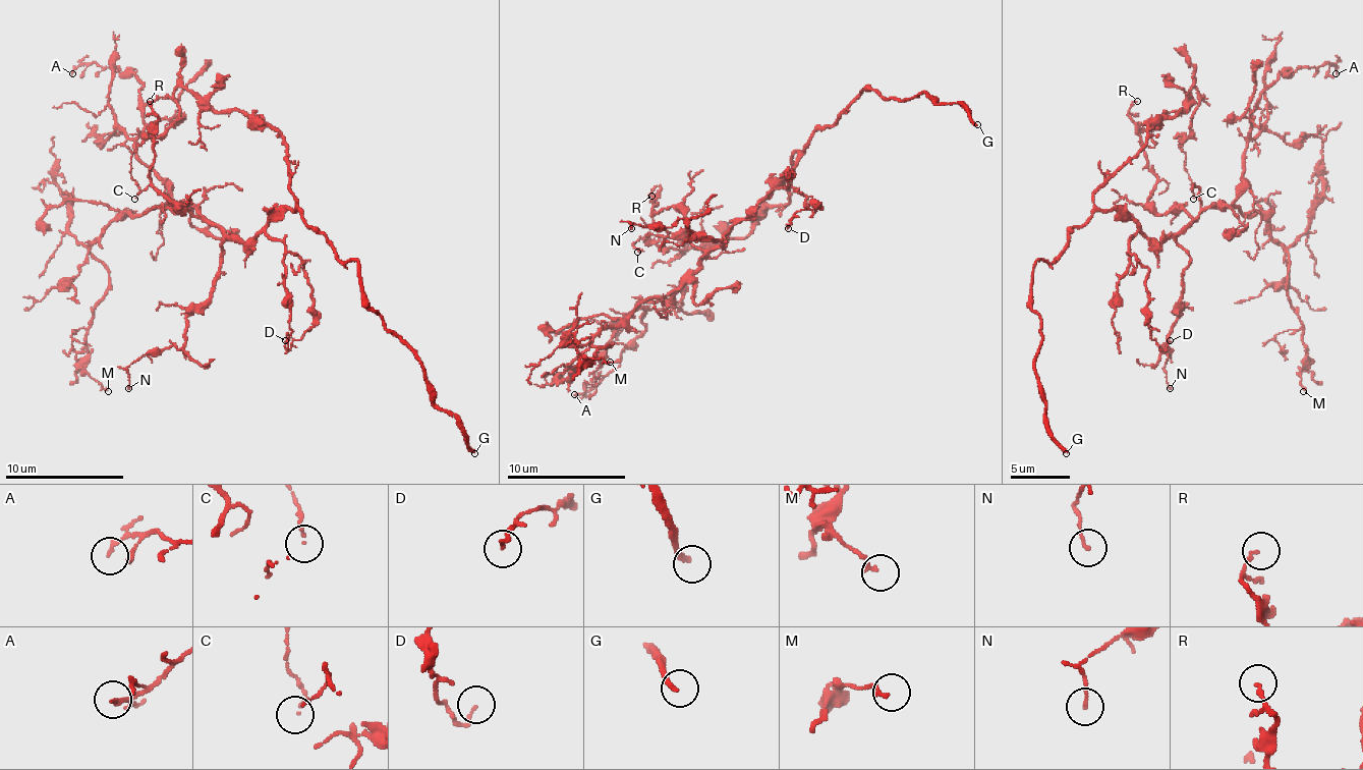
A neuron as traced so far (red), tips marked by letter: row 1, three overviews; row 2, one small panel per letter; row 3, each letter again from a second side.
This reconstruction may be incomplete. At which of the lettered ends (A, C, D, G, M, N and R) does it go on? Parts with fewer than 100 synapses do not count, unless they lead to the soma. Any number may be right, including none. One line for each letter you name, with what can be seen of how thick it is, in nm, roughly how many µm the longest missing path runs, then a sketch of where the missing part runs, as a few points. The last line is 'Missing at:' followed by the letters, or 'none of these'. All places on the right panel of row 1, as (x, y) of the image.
G: Thickness 220 nm. Missing length about 120 µm
Missing at: G

